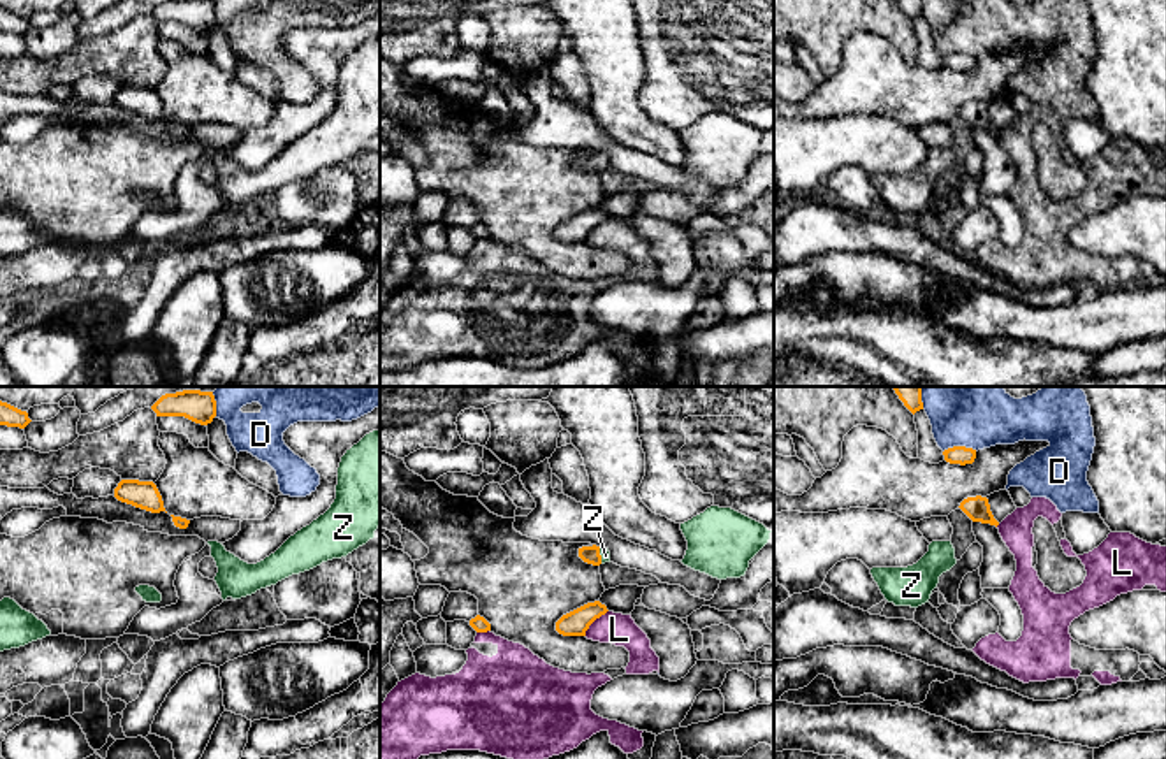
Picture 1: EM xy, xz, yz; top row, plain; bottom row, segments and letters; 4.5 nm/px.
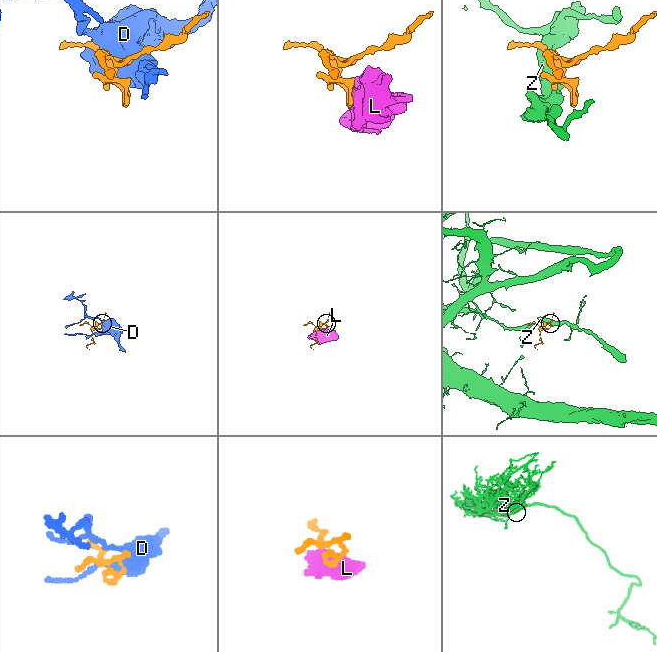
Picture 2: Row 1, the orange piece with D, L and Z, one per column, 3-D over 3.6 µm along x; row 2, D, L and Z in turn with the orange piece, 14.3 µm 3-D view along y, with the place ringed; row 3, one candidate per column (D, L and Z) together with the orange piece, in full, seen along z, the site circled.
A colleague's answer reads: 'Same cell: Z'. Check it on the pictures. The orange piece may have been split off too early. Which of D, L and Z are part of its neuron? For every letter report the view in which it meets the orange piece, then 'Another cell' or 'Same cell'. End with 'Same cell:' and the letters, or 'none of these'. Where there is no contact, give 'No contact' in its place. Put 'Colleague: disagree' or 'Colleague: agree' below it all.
D: Touches orange in yz. Another cell
L: Touches orange in xz. Another cell
Z: Touches orange in xz. Same cell
Same cell: Z
Colleague: agree

